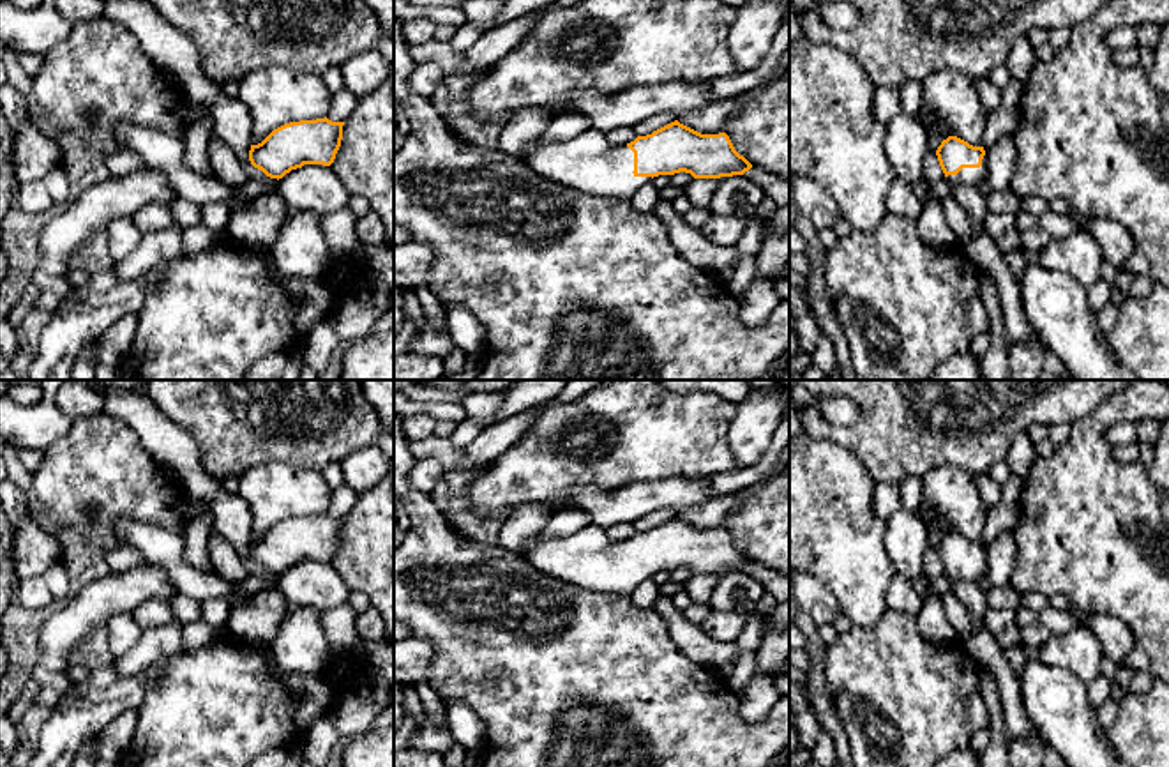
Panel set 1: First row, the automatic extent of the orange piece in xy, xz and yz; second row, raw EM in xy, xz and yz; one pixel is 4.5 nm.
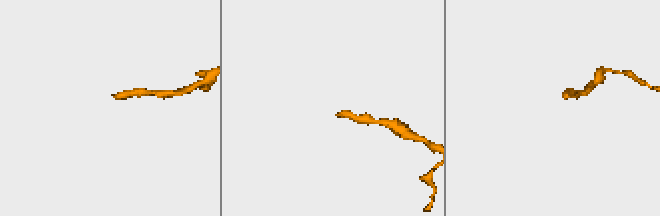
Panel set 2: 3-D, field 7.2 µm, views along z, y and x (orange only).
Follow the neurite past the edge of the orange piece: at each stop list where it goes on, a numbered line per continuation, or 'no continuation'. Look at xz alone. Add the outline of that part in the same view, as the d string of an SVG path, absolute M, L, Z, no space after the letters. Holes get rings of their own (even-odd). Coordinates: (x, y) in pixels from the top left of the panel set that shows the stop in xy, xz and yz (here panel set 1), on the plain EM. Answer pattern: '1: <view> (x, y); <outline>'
1: xz (588, 559); M595 523L563 539L533 535L516 553L539 573L590 592L630 596L652 576L632 569L634 548L627 541L611 541Z

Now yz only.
1: yz (972, 573); M984 551L980 564L962 564L957 571L948 571L945 574L948 578L977 583L980 578L989 574L987 551Z

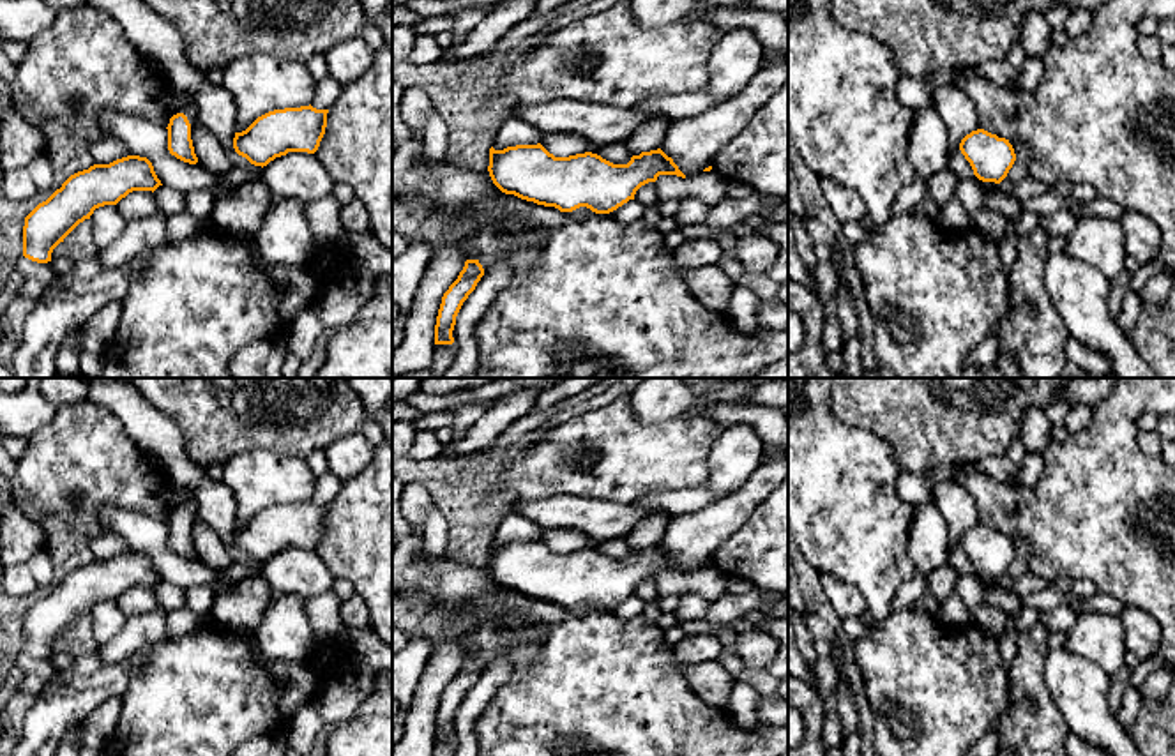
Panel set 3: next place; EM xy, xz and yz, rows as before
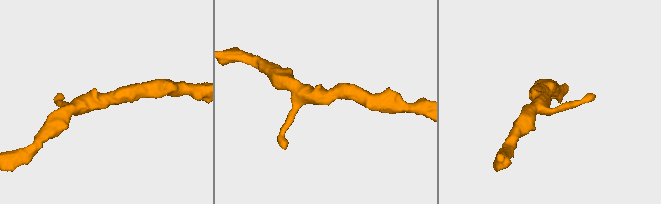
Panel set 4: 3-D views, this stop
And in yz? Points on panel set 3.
no continuation

